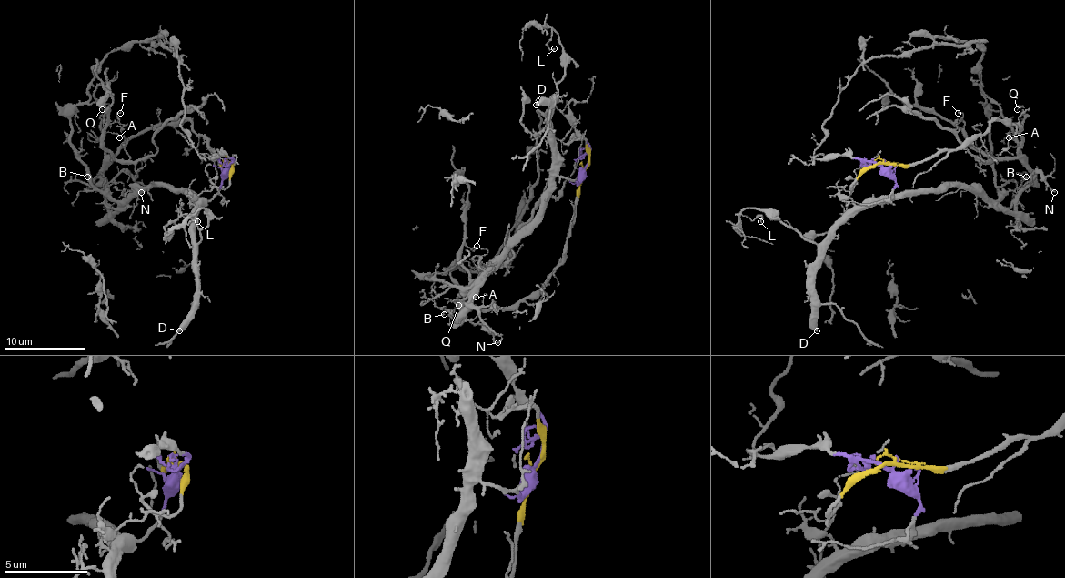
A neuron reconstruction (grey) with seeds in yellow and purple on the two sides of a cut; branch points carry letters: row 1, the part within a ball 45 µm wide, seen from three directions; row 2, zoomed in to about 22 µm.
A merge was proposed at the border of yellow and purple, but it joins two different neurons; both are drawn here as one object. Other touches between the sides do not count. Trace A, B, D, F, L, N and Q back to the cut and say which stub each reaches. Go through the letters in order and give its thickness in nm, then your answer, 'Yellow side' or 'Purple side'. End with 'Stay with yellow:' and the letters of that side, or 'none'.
A: Thickness 120 nm. Yellow side
B: Thickness 120 nm. Yellow side
D: Thickness 440 nm. Purple side
F: Thickness 110 nm. Yellow side
L: Thickness 120 nm. Purple side
N: Thickness 120 nm. Yellow side
Q: Thickness 140 nm. Yellow side
Stay with yellow: A, B, F, N, Q

